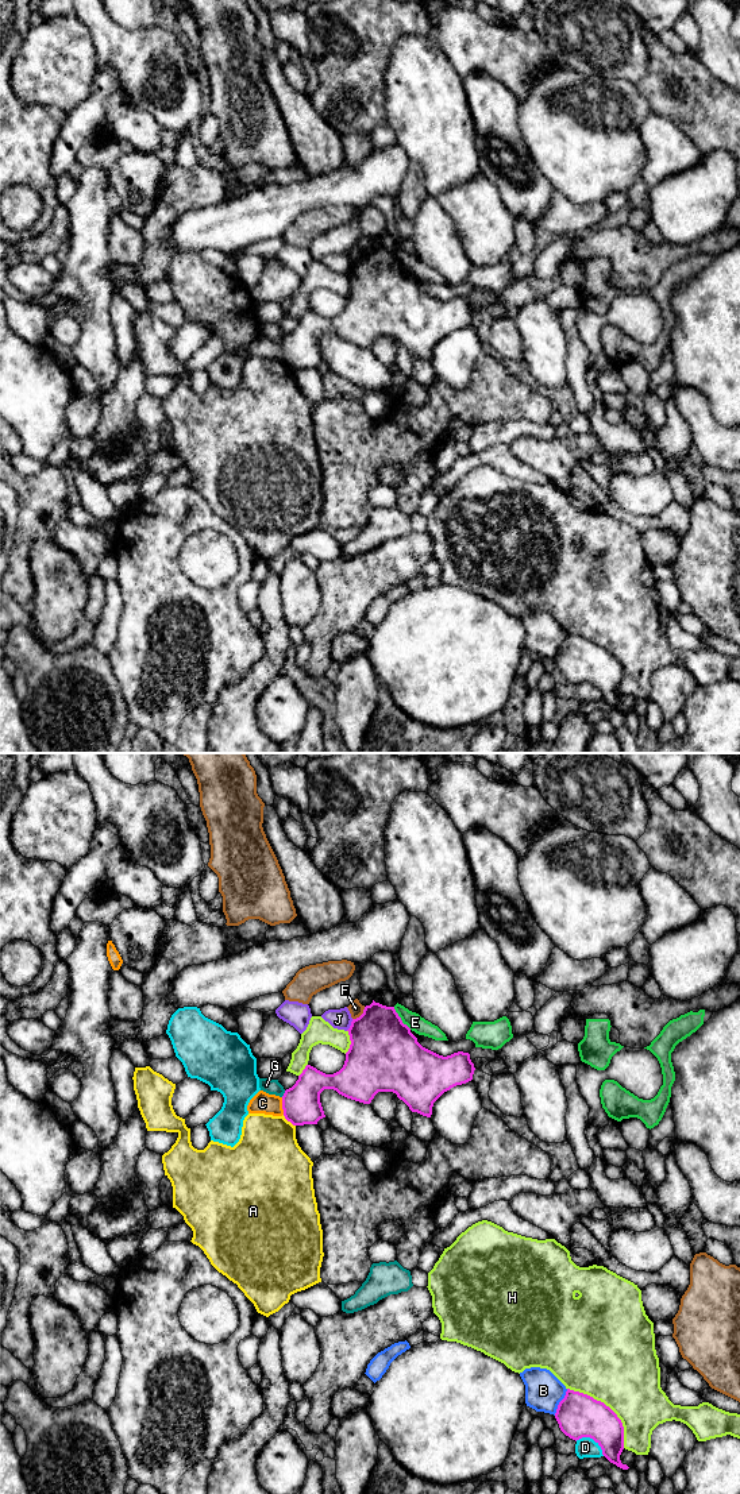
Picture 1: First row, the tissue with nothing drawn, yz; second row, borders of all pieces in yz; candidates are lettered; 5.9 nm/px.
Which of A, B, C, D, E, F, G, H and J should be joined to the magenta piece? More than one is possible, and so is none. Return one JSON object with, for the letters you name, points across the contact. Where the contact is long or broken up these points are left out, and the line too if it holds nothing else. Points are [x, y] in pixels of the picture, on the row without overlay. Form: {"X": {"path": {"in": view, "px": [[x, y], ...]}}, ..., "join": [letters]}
{"join": []}

